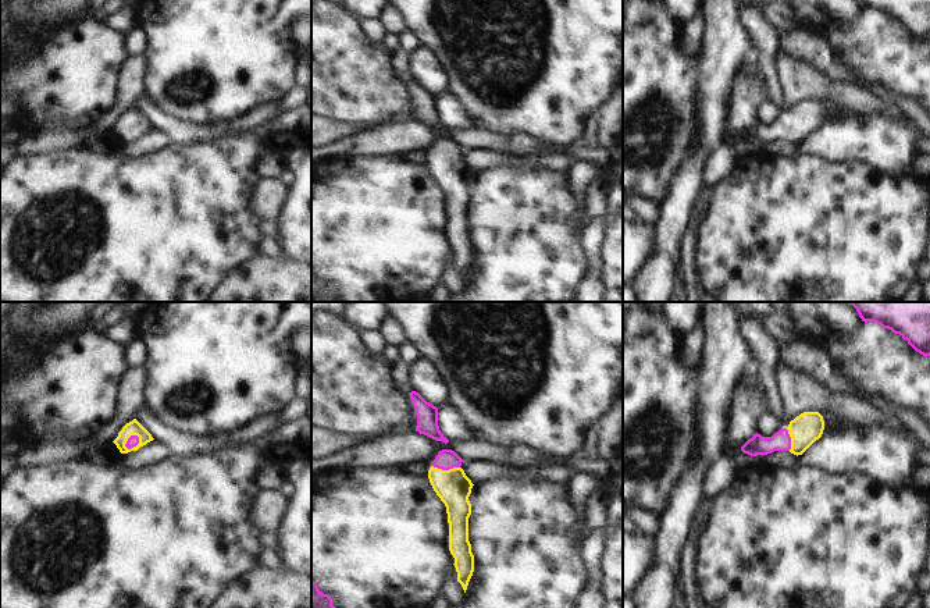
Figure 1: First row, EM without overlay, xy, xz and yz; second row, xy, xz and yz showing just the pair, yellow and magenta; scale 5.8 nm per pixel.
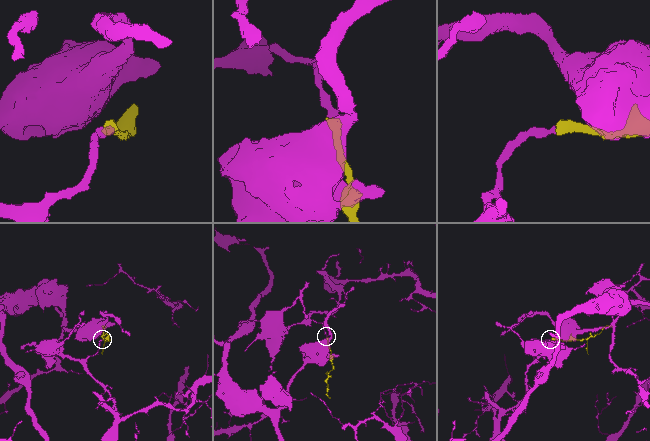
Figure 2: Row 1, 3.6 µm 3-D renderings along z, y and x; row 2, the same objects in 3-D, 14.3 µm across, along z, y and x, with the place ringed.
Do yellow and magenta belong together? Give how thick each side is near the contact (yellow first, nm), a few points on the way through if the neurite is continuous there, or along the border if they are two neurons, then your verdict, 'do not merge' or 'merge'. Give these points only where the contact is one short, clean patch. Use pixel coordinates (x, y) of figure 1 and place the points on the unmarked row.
90/70 nm | across xy (134, 116), (129, 124), (132, 130) | merge

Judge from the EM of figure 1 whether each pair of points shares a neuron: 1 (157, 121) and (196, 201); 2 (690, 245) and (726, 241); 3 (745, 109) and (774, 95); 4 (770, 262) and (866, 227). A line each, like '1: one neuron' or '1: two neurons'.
1: two neurons
2: two neurons
3: two neurons
4: one neuron

